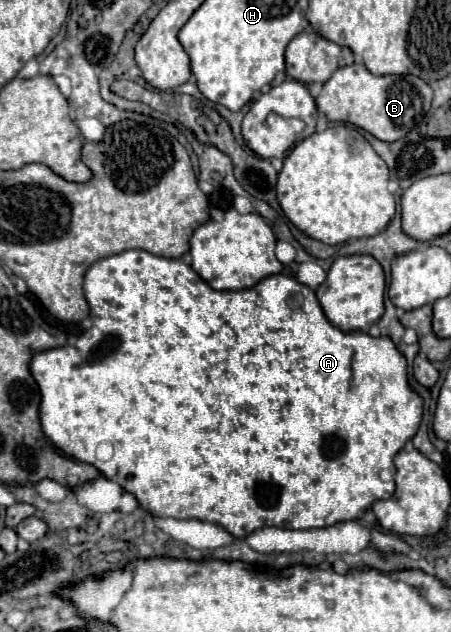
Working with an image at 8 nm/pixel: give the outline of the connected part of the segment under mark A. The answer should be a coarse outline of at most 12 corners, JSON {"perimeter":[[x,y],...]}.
{"perimeter":[[95,262],[41,426],[161,518],[395,492],[423,398],[295,276]]}

